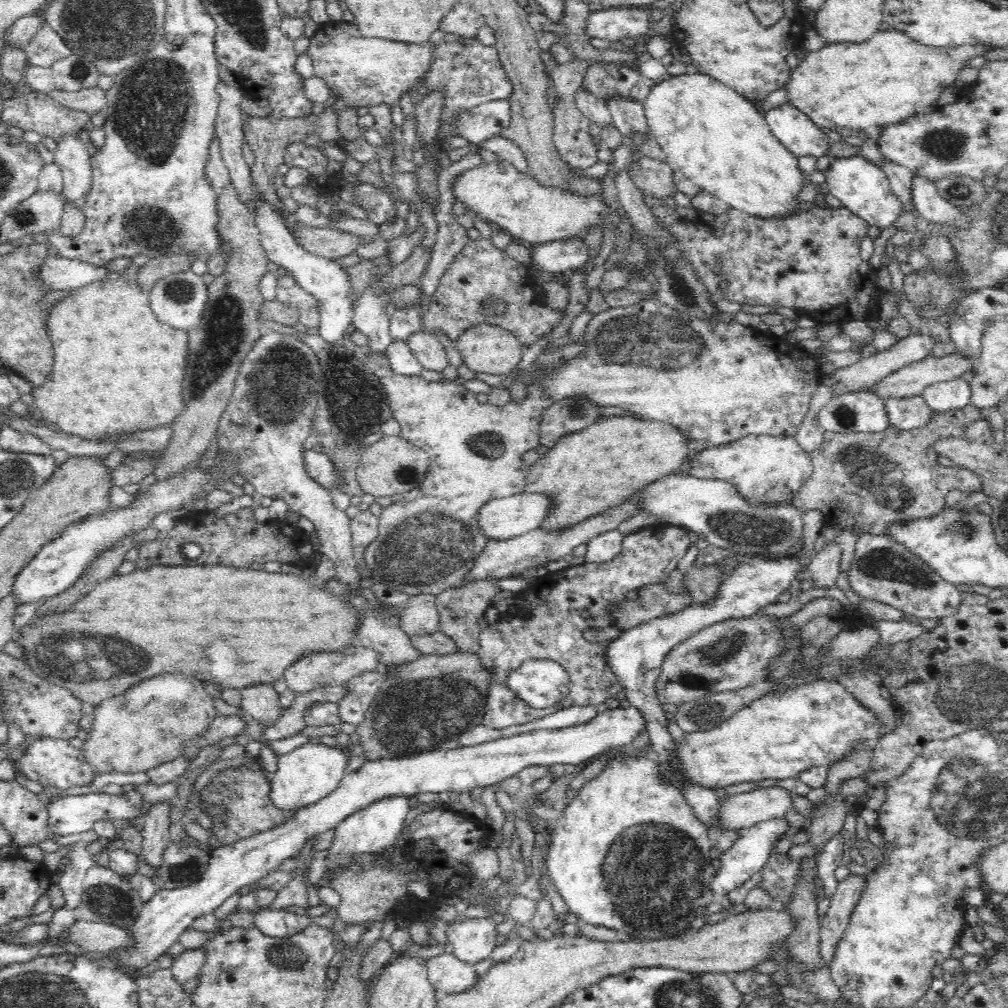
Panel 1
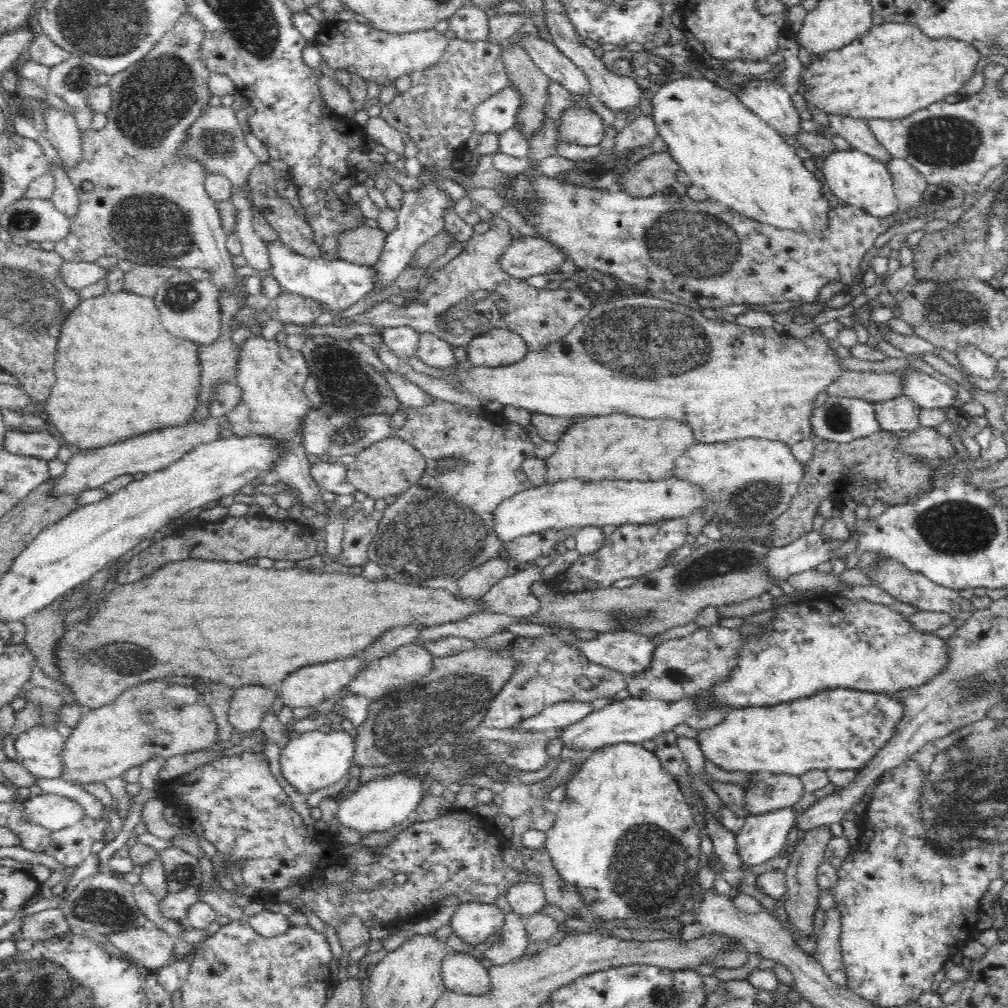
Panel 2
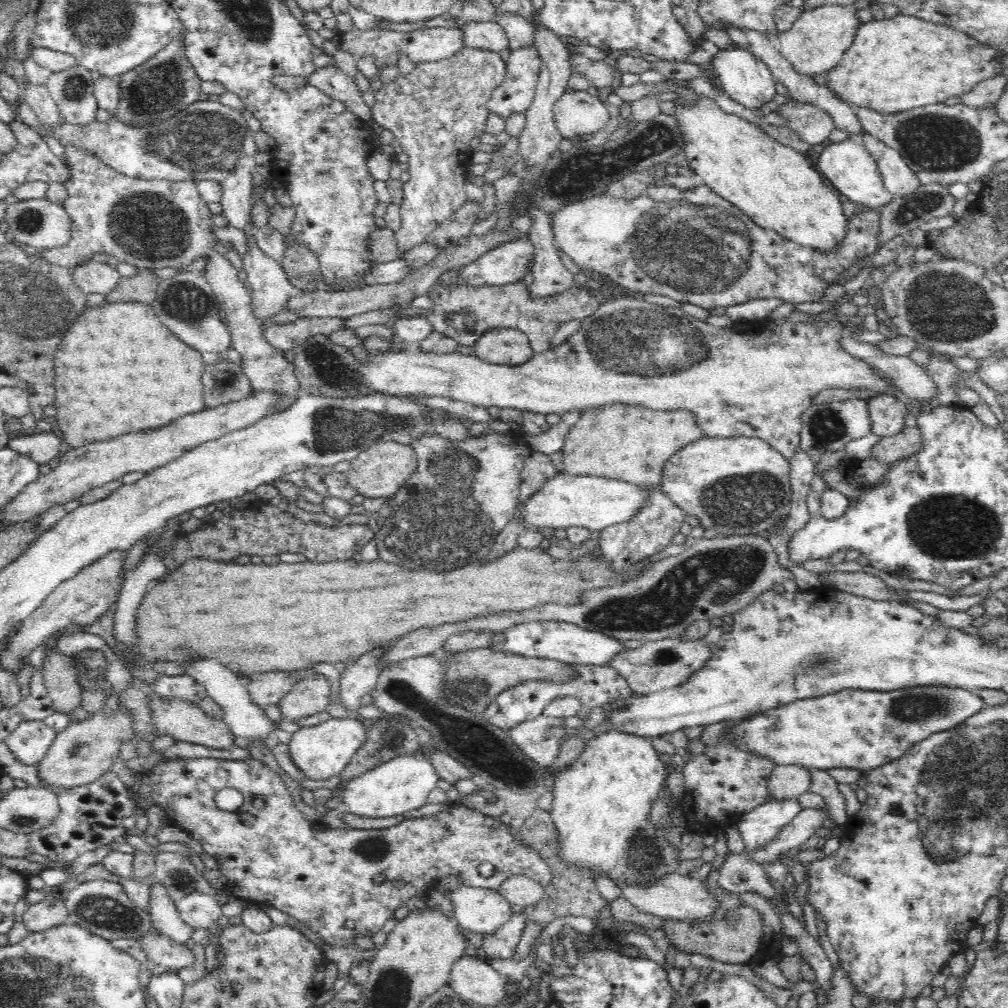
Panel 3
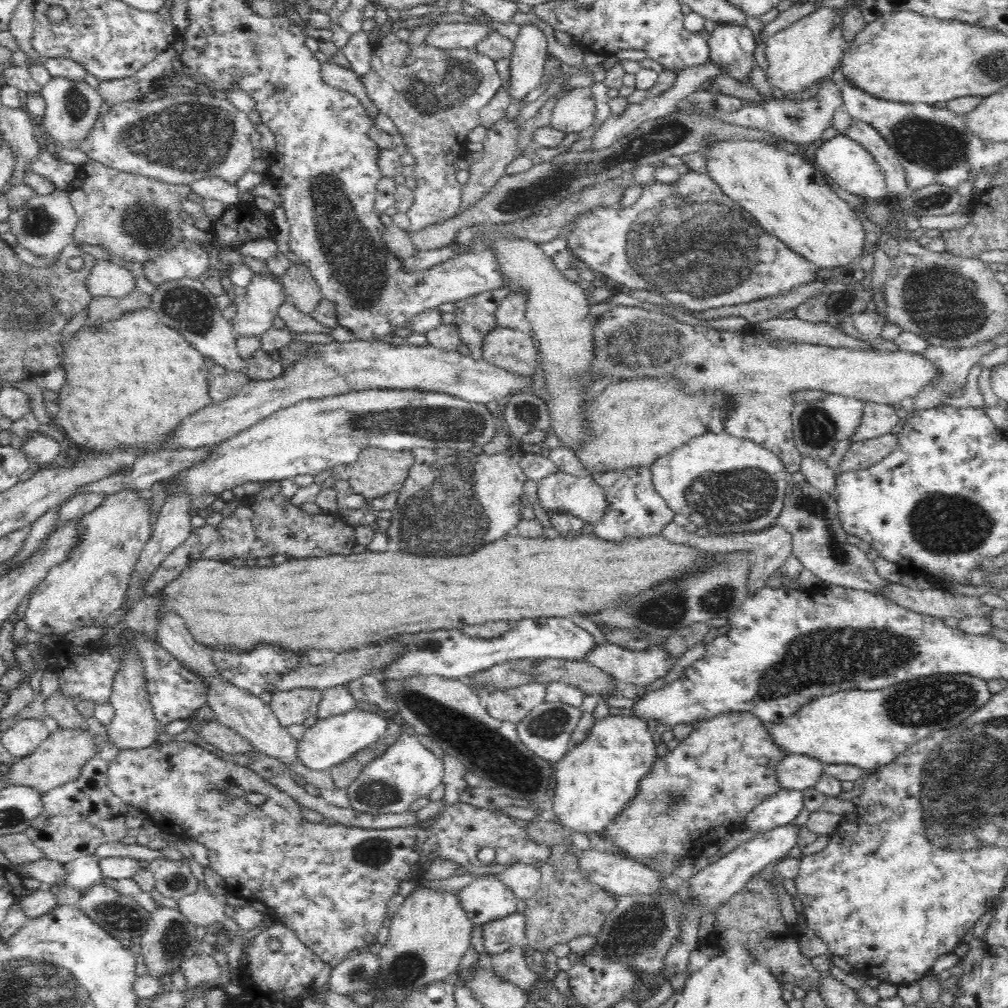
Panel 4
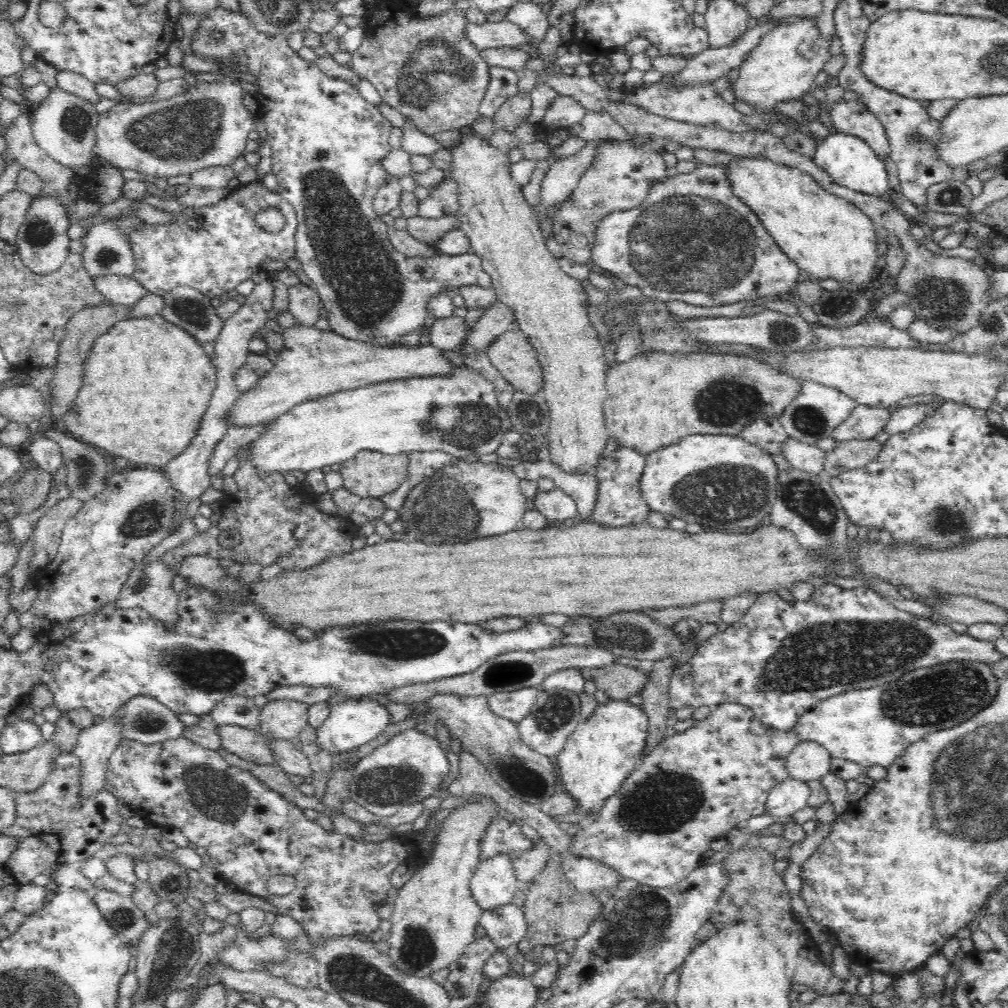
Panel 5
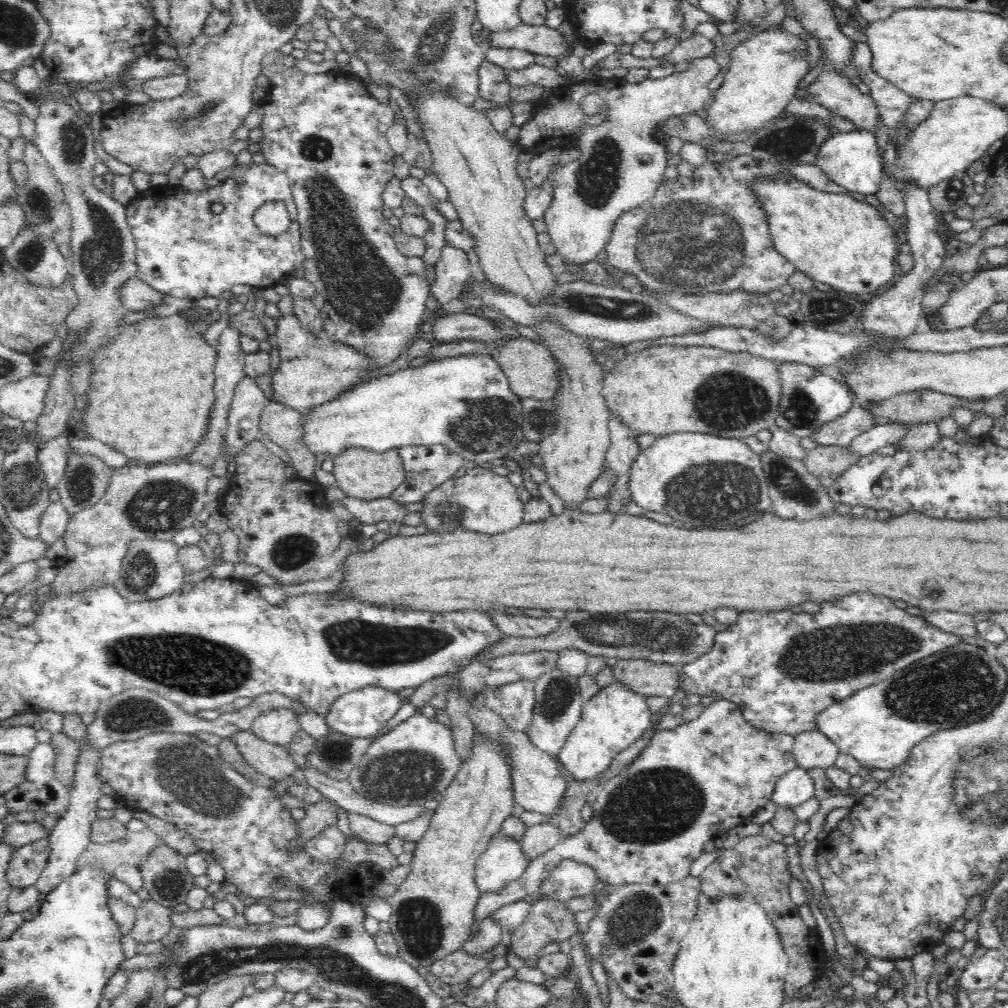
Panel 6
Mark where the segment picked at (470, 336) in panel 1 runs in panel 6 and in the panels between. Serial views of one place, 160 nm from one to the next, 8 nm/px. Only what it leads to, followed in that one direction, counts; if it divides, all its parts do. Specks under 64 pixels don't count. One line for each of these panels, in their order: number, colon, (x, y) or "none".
2: (498, 347)
3: (505, 346)
4: (514, 349)
5: (511, 353)
6: (532, 372)

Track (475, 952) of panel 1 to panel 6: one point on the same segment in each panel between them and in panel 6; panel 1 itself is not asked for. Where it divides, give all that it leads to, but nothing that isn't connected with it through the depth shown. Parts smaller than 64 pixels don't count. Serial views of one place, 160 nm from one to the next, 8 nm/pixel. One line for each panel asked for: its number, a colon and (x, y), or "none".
2: (473, 923)
3: (483, 911)
4: (486, 899)
5: (494, 884)
6: (503, 862)

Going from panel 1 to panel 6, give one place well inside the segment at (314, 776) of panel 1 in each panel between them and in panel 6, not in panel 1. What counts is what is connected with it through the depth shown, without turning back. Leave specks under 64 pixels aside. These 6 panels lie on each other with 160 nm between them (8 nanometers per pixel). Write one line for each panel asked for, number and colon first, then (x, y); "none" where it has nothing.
2: (315, 760)
3: (320, 752)
4: (329, 742)
5: (353, 723)
6: (360, 714)

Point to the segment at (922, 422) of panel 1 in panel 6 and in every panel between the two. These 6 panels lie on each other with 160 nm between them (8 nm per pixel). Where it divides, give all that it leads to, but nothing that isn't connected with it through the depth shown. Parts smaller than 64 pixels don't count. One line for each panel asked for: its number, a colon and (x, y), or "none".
2: (901, 413)
3: (889, 415)
4: (878, 418)
5: (865, 422)
6: (841, 432)

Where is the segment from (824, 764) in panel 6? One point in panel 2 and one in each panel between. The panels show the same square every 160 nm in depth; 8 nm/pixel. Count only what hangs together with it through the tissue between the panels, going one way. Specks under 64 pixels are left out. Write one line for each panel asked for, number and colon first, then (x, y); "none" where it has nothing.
2: (772, 792)
3: (786, 782)
4: (795, 772)
5: (808, 761)

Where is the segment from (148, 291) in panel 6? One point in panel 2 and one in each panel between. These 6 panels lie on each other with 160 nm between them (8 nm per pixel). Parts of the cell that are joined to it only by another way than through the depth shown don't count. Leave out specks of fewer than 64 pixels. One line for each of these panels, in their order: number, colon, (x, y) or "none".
2: (77, 275)
3: (91, 277)
4: (106, 279)
5: (125, 290)

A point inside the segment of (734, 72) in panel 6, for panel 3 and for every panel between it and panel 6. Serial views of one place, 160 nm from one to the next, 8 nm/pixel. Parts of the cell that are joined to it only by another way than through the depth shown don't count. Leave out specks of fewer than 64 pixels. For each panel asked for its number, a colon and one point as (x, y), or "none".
3: (816, 42)
4: (809, 49)
5: (789, 60)

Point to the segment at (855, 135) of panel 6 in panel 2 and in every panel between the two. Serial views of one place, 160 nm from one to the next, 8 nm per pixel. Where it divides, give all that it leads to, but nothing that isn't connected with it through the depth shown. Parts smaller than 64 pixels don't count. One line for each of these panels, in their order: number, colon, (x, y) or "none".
2: (860, 181)
3: (848, 165)
4: (850, 166)
5: (848, 160)

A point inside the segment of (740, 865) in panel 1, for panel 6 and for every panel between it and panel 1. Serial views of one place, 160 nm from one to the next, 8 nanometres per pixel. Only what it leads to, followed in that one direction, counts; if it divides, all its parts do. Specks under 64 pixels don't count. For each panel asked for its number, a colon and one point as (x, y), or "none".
2: (763, 836)
3: (759, 827)
4: (778, 810)
5: (784, 800)
6: (791, 790)

